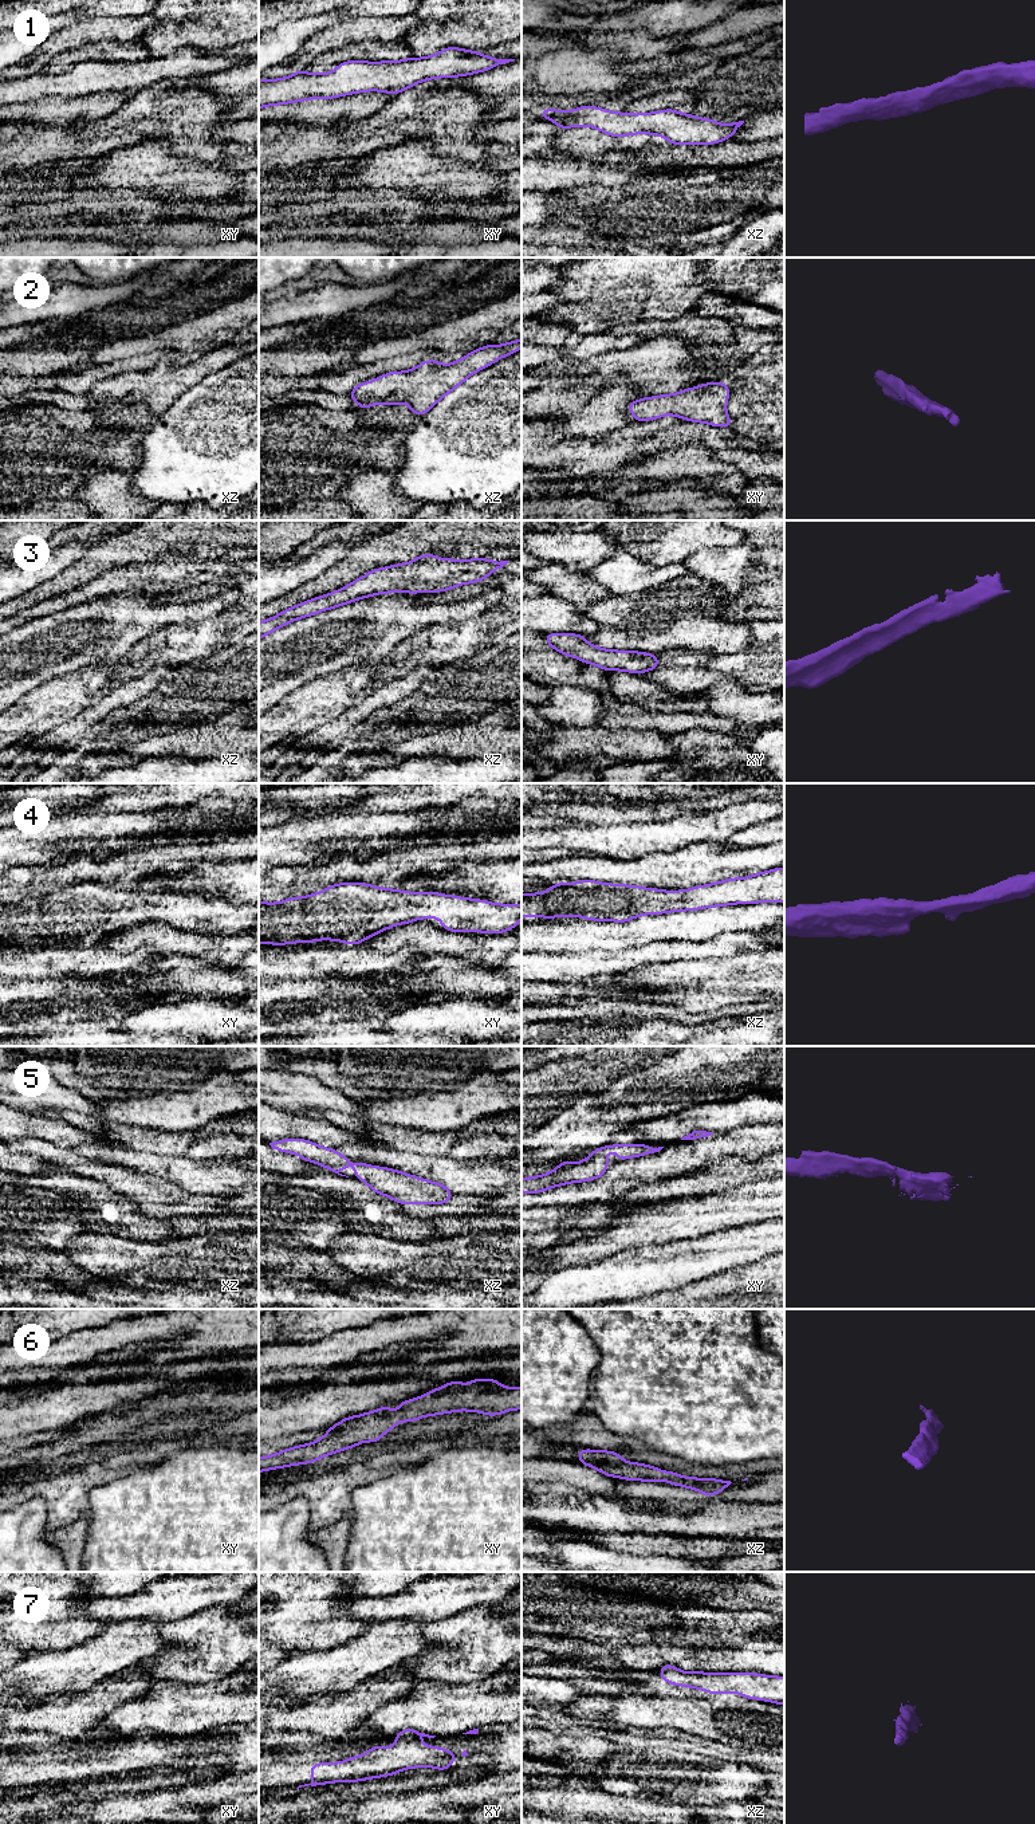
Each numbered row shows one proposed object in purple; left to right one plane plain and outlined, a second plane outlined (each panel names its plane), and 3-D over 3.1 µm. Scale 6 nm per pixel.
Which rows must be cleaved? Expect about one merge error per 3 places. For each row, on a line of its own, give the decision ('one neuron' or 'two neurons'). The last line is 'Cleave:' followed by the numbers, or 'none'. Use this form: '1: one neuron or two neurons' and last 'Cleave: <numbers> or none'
1: one neuron
2: one neuron
3: one neuron
4: one neuron
5: one neuron
6: one neuron
7: one neuron
Cleave: none

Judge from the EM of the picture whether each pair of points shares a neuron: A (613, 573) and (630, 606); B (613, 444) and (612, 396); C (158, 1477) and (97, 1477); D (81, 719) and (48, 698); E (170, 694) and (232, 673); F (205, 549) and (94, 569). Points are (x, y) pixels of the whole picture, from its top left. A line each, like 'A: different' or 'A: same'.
A: different
B: different
C: different
D: different
E: same
F: same

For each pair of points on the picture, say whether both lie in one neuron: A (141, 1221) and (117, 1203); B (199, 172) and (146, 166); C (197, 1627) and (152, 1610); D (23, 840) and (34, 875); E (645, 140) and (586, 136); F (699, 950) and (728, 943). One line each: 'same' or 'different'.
A: same
B: same
C: different
D: different
E: same
F: same

